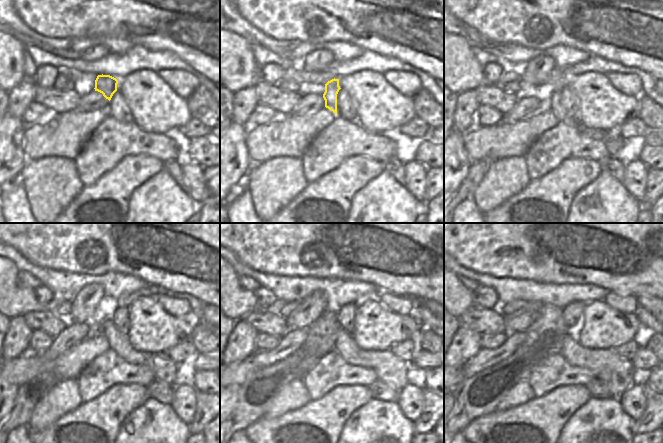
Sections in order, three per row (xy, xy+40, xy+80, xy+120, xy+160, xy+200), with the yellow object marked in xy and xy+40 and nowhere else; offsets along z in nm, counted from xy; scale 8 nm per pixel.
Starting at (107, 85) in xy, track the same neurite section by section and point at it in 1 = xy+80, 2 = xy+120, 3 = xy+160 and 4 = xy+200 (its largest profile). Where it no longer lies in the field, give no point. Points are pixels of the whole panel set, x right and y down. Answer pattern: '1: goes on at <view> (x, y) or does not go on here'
1: goes on at xy+80 (613, 141)
2: goes on at xy+120 (164, 368)
3: goes on at xy+160 (393, 371)
4: goes on at xy+200 (618, 374)

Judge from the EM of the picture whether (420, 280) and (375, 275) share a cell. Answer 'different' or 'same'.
same

